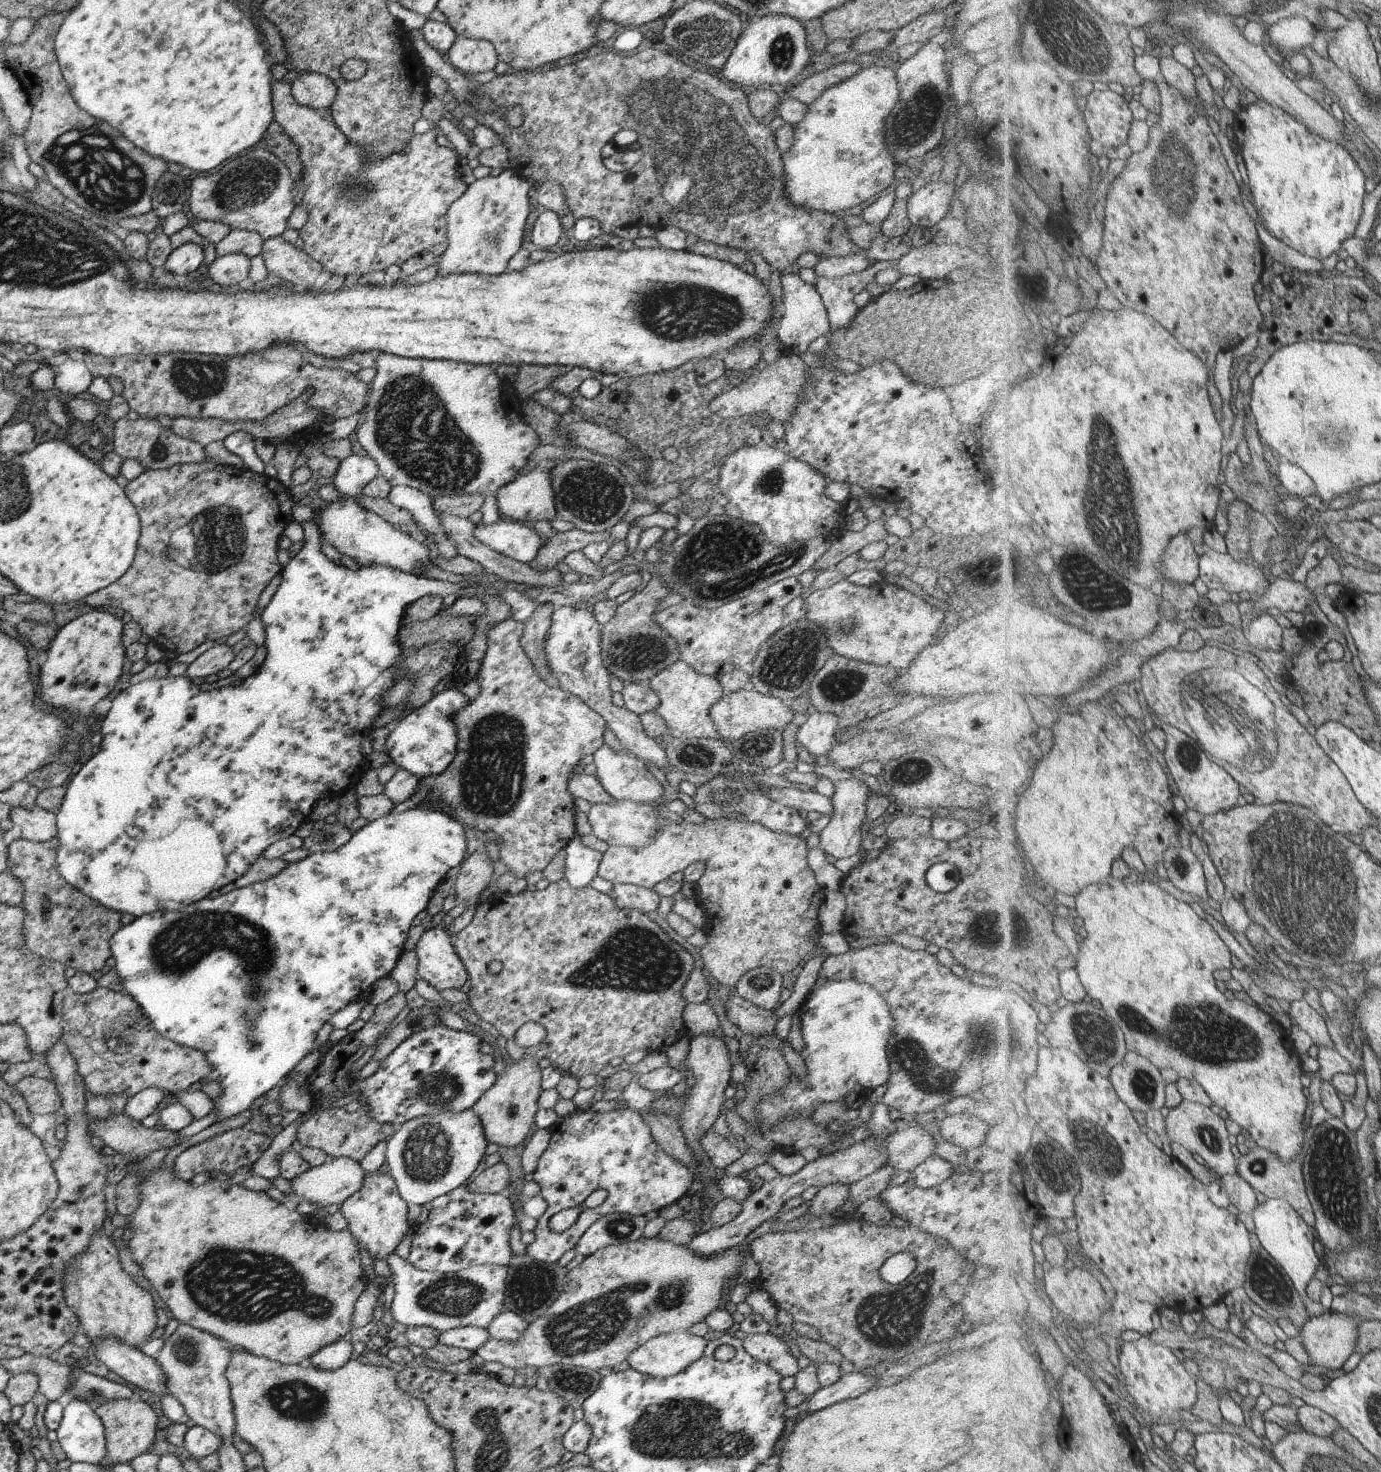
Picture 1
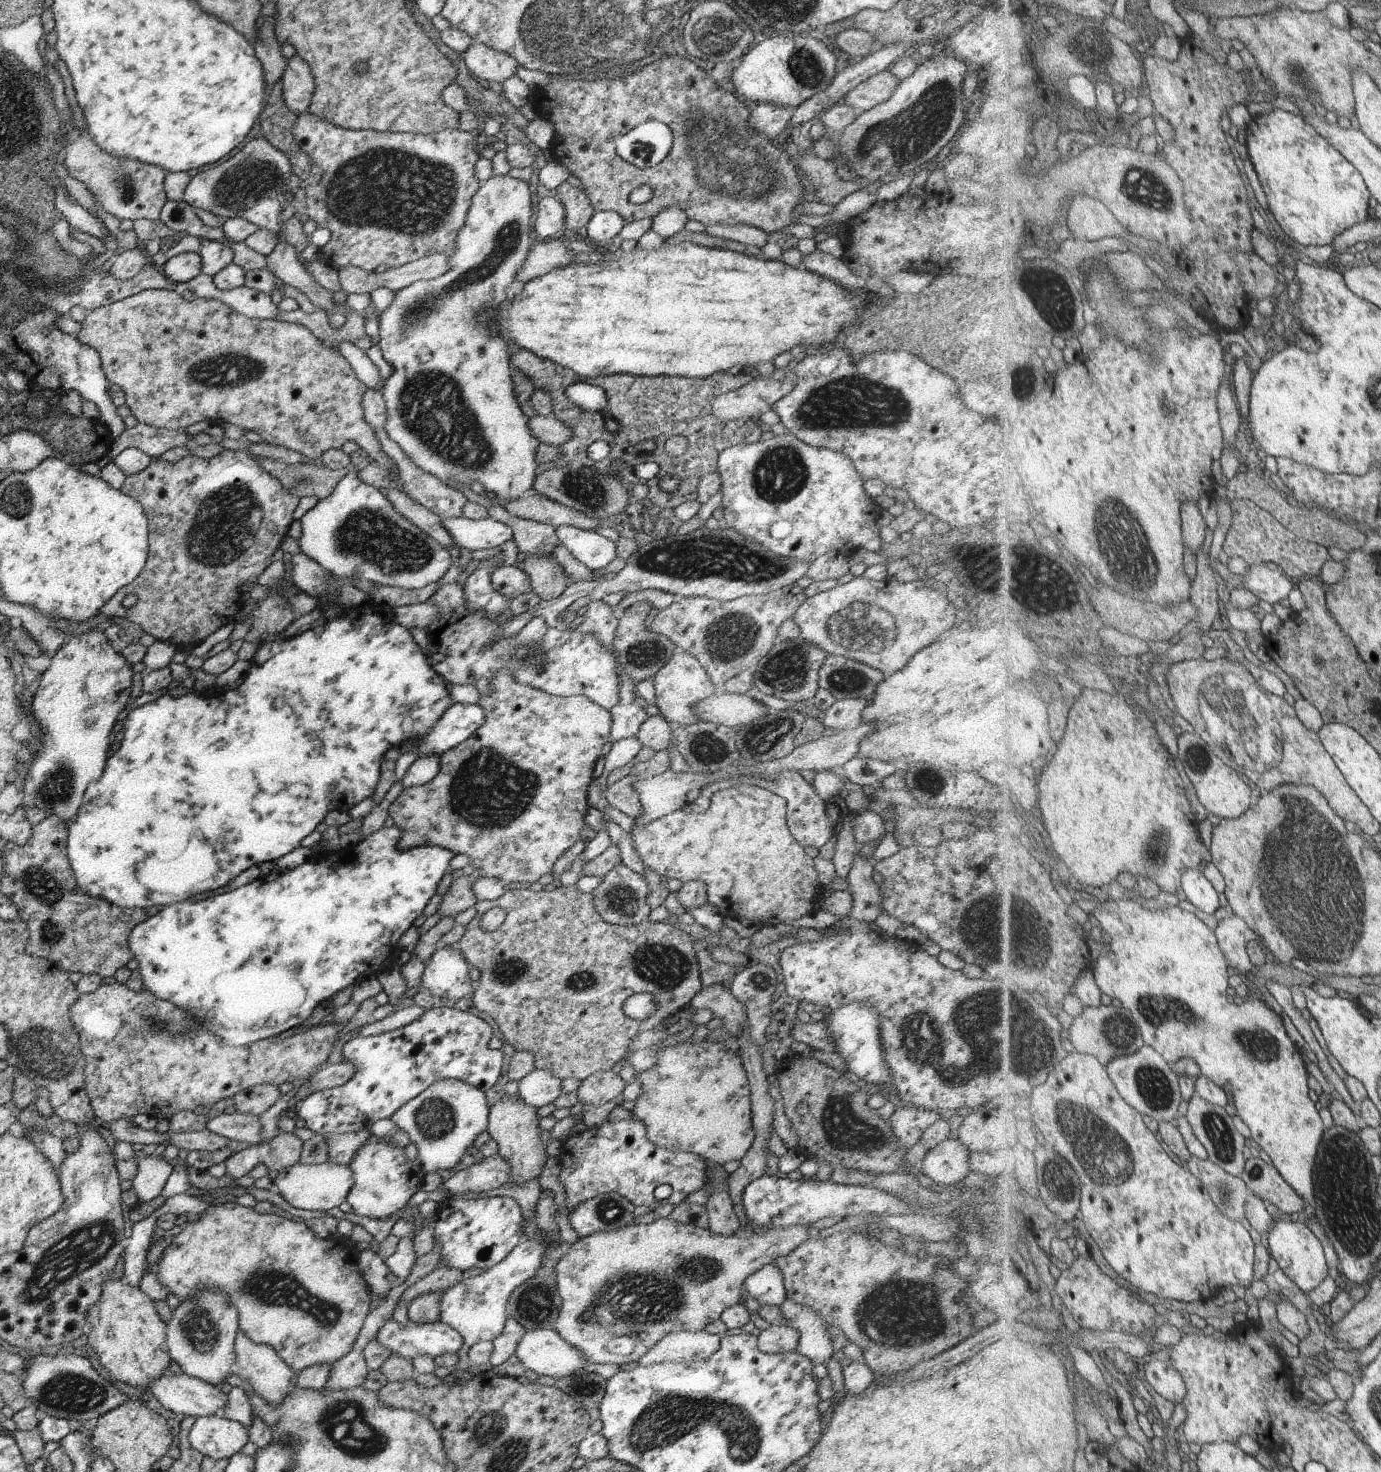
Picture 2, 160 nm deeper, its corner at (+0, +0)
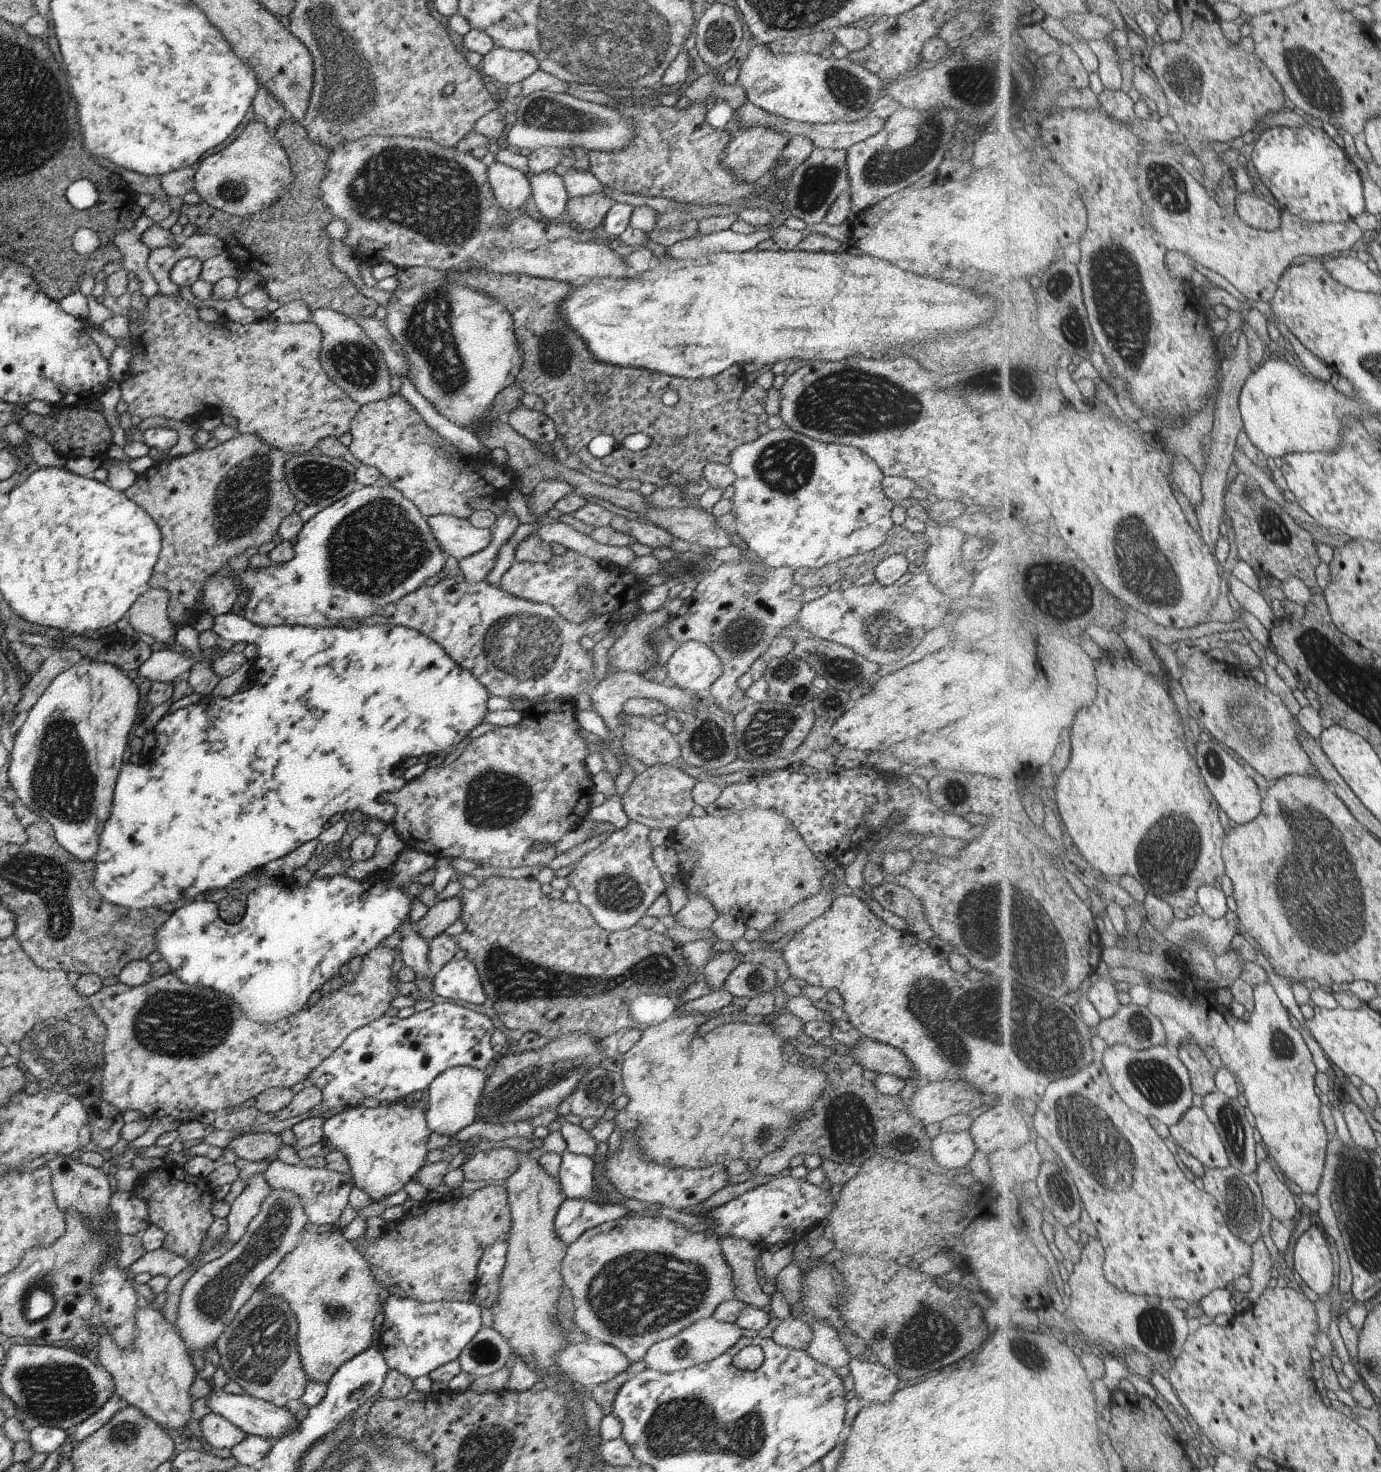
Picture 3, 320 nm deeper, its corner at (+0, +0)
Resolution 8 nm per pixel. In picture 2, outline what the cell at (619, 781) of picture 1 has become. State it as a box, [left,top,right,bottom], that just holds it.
[631,769,701,829]

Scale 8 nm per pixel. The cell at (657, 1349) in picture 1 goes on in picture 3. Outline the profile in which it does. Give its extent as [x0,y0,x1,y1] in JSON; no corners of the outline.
[642,1315,743,1371]

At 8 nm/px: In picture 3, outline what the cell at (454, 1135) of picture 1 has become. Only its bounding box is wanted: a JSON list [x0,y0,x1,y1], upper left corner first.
[424,1065,485,1138]

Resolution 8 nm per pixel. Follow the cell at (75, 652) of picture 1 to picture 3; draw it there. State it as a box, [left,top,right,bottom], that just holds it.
[6,657,137,862]

